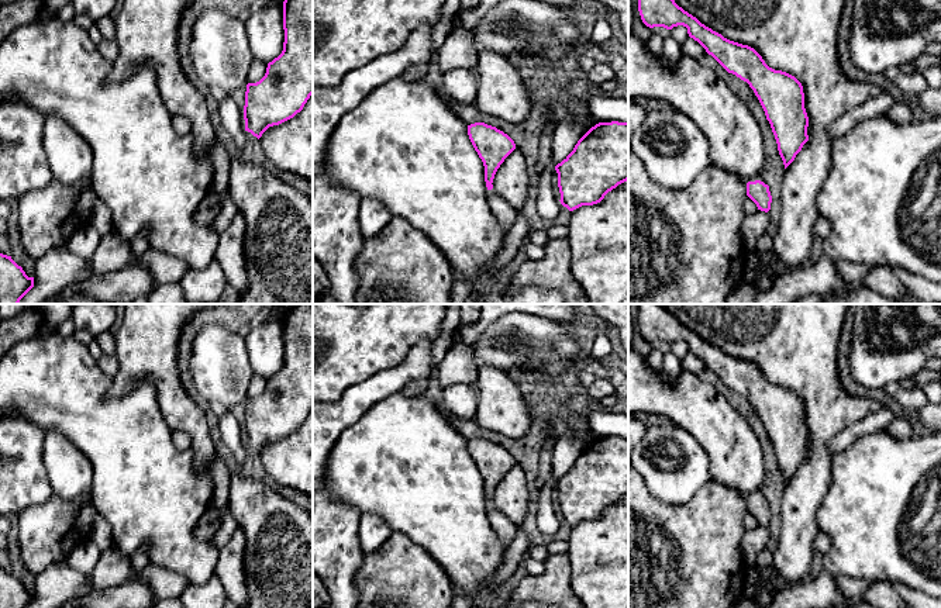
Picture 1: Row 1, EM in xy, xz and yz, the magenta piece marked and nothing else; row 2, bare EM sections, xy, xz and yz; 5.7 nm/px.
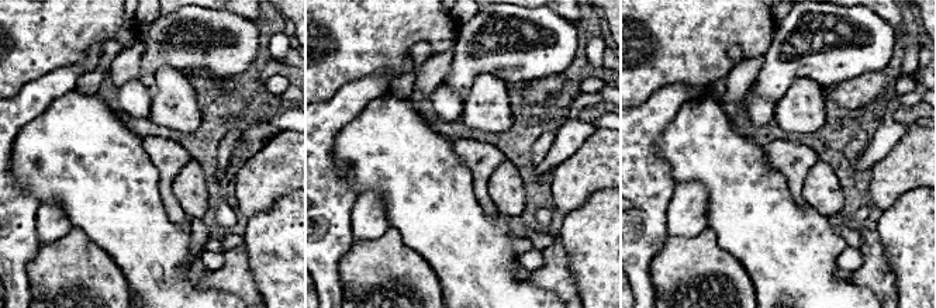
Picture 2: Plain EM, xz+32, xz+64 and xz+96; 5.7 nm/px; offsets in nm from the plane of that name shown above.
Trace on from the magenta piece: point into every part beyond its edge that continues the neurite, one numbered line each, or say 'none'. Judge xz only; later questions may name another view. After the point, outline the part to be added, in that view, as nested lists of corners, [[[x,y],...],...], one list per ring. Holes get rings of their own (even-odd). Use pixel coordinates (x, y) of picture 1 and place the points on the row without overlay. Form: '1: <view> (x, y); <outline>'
1: xz (503, 527); [[[494,504],[487,505],[486,511],[490,525],[497,533],[497,536],[504,543],[510,545],[516,536],[517,526],[504,514],[501,514]]]

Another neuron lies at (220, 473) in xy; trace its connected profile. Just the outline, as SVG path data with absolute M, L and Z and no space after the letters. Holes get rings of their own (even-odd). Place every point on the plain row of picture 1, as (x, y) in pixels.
M217 455L211 460L208 473L214 484L210 508L216 509L220 518L220 525L211 539L211 543L217 549L220 549L231 538L231 535L239 528L238 522L234 519L228 508L228 491L231 486L232 469L230 469L224 463L223 457Z

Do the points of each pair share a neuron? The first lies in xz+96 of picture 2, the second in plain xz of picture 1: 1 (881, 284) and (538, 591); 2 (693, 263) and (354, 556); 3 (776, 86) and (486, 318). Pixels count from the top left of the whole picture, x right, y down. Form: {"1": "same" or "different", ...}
{"1": "same", "2": "different", "3": "different"}

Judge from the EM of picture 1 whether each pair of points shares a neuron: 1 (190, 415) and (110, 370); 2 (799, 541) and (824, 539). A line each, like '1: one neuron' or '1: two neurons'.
1: two neurons
2: two neurons

